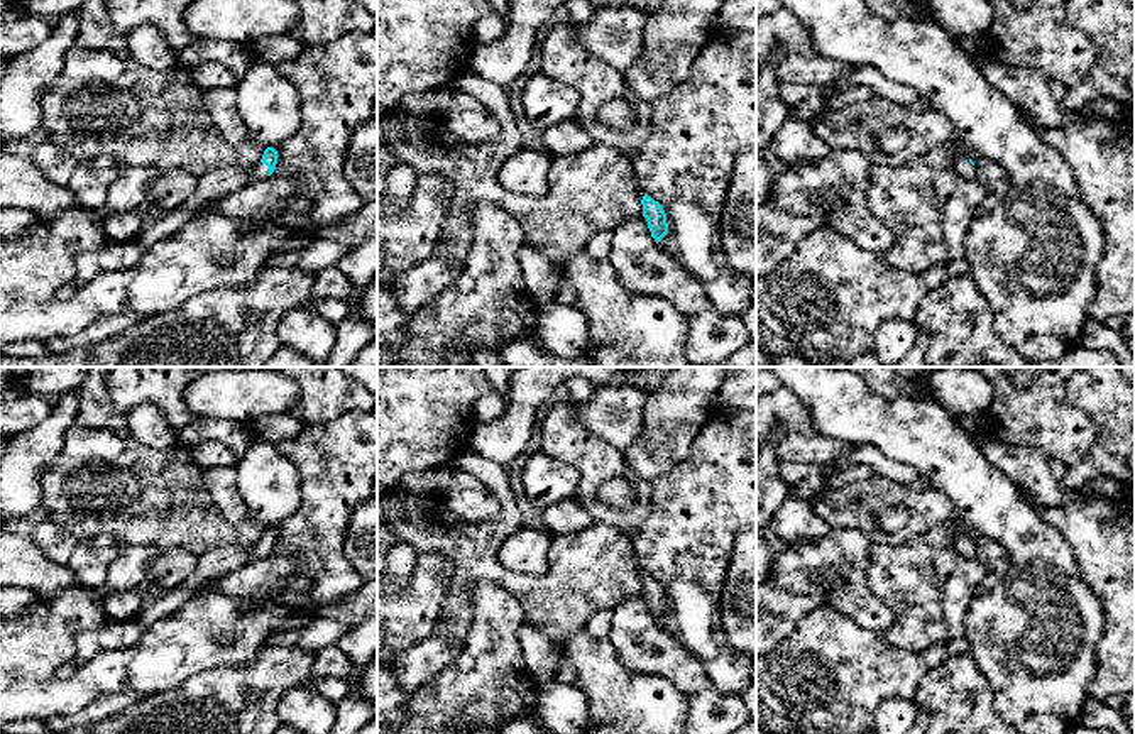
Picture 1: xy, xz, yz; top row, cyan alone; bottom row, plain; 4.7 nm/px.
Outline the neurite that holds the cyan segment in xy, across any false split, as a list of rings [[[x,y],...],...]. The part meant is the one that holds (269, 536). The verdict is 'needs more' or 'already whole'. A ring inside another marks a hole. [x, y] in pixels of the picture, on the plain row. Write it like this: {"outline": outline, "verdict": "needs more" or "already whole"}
{"outline": [[[267,526],[260,541],[247,551],[233,545],[205,551],[198,556],[195,572],[167,594],[156,597],[156,600],[151,604],[145,604],[137,616],[137,621],[145,631],[156,621],[169,616],[189,602],[195,594],[201,590],[210,580],[271,555],[276,548],[277,536],[277,529],[274,526]]], "verdict": "needs more"}

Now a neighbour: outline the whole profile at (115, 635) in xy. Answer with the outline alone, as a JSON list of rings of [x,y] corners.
[[[137,617],[130,621],[110,621],[103,629],[78,633],[73,661],[83,665],[100,651],[130,646],[142,633],[144,627]]]

